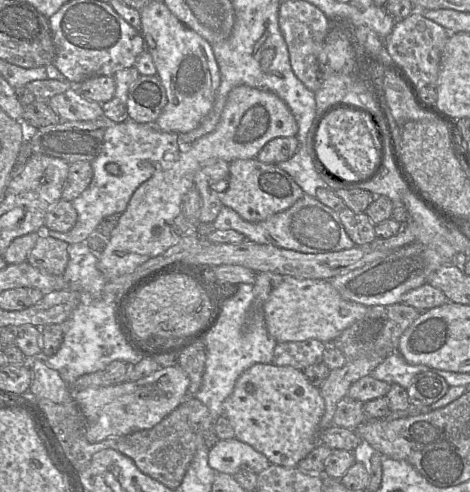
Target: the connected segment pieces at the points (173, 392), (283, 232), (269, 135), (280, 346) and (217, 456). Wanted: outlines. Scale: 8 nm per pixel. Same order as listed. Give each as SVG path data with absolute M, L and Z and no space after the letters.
M176 365L160 368L137 381L74 391L73 400L85 416L88 442L97 443L110 437L119 437L153 428L186 400L189 384L188 375Z
M304 194L290 208L260 222L246 221L233 209L222 206L213 221L213 226L215 230L235 230L243 234L248 241L258 244L270 244L307 254L338 252L356 247L347 235L339 213L307 194Z
M240 85L233 88L226 99L220 120L215 129L194 141L190 146L183 147L178 160L169 169L156 169L153 176L143 182L134 192L126 210L121 214L116 228L108 238L107 246L101 255L97 255L98 269L111 279L132 273L138 266L151 258L164 253L175 241L172 231L172 223L181 213L183 196L194 187L194 176L204 166L215 163L218 160L231 162L236 159L255 158L261 149L272 139L279 137L296 136L298 124L286 103L272 92Z
M317 339L279 342L275 346L272 363L303 371L306 367L322 361L325 348L326 344Z
M236 438L220 440L211 448L208 463L217 473L233 476L240 470L249 470L259 474L270 465L264 454Z

